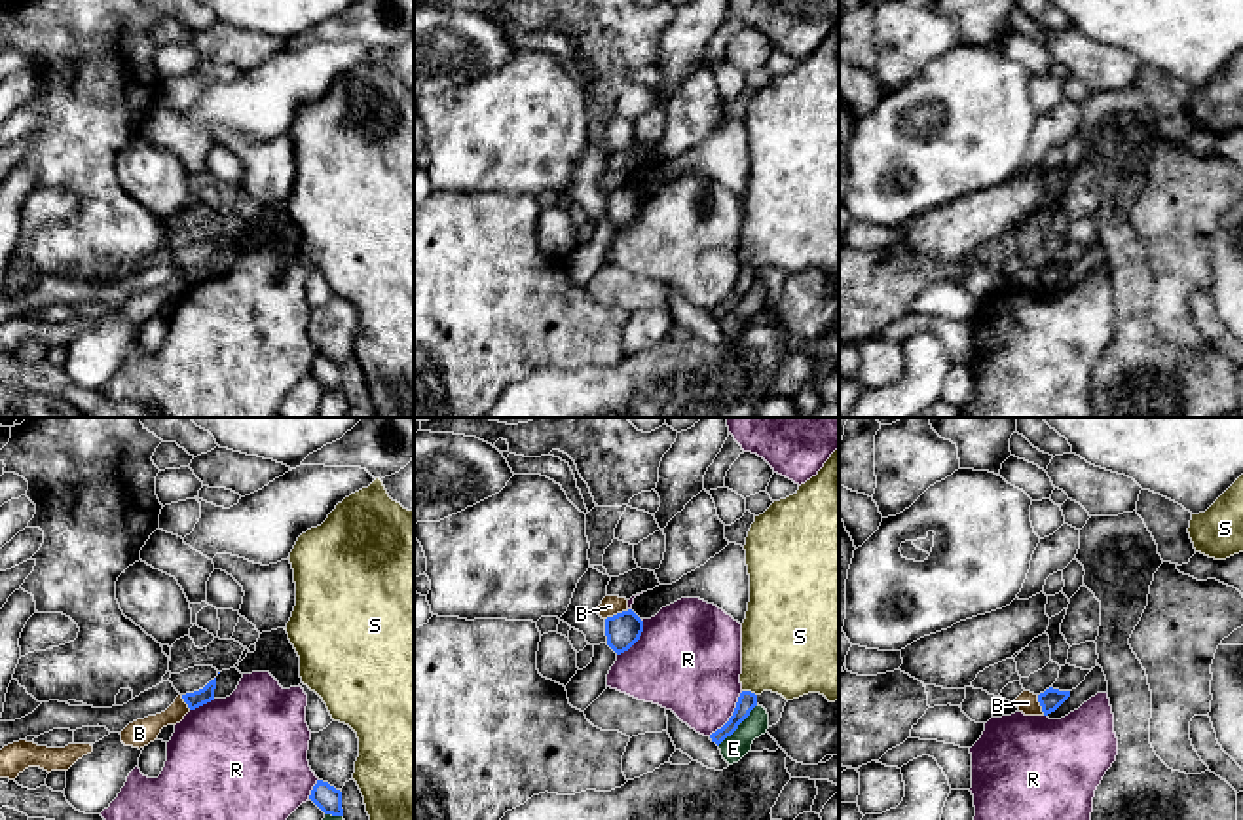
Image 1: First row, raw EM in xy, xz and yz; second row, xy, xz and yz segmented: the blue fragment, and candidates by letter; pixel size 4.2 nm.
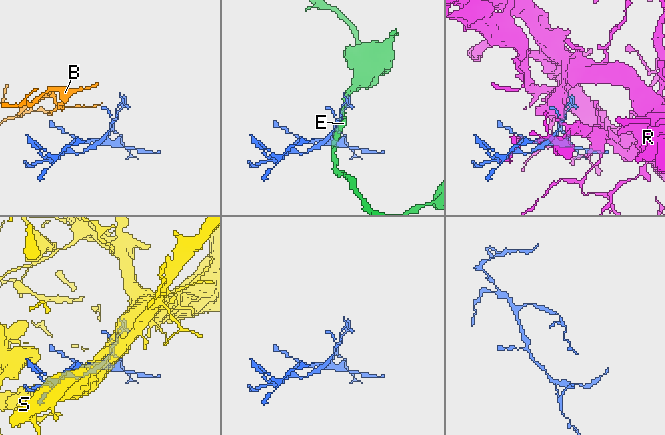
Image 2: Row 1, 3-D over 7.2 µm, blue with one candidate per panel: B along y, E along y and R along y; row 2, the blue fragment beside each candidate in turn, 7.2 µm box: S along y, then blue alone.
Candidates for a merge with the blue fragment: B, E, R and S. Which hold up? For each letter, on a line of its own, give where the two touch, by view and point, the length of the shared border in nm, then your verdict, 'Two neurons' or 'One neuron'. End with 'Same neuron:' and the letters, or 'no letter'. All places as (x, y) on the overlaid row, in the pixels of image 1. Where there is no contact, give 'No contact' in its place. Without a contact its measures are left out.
B: Touches blue at xz (617, 614). Shared border 110 nm. Two neurons
E: Touches blue at xz (739, 724). Shared border 240 nm. Two neurons
R: Touches blue at xz (731, 716). Shared border 240 nm. Two neurons
S: Touches blue at xz (750, 691). Shared border 70 nm. Two neurons
Same neuron: no letter

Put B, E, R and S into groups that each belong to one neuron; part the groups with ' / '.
B / E / R / S

